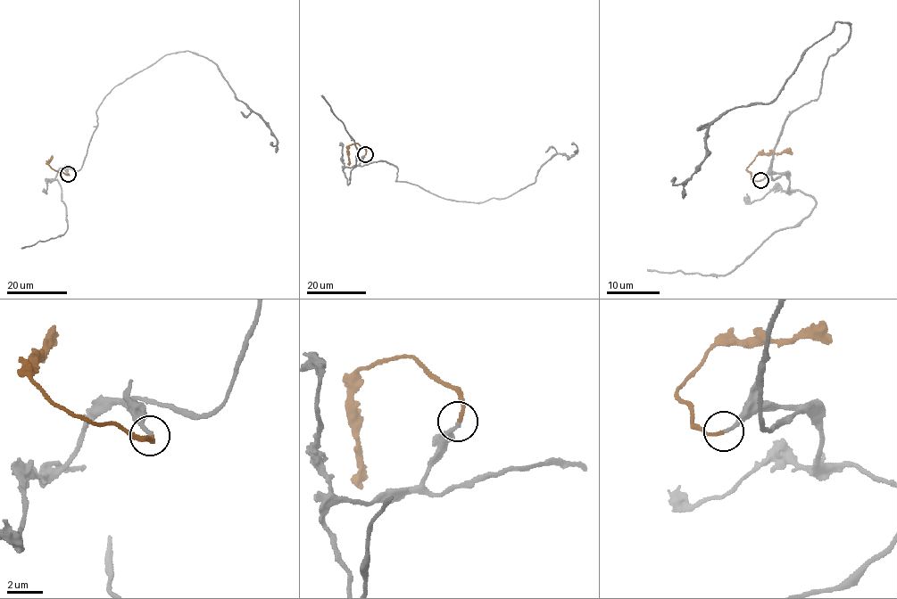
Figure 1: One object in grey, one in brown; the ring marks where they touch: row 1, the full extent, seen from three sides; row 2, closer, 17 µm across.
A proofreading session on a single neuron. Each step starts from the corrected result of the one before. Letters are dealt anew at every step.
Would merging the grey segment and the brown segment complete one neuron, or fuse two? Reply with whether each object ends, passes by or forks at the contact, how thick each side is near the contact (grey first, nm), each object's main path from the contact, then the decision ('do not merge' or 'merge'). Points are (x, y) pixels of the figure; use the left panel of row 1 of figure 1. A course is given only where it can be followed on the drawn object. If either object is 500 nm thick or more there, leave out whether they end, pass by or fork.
grey ends; brown ends; calibres 200 and 180 nm; course grey (69, 175), (81, 168), (103, 98), (179, 52), (214, 61), (269, 143); course brown (69, 175), (49, 166), (47, 163), (53, 155); merge

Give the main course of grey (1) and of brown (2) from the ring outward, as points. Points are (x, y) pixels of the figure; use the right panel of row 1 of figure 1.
1: (759, 181), (784, 173), (784, 120), (851, 24), (771, 102), (726, 111), (676, 178)
2: (759, 181), (754, 181), (746, 168), (754, 159), (759, 154), (782, 154), (791, 148)

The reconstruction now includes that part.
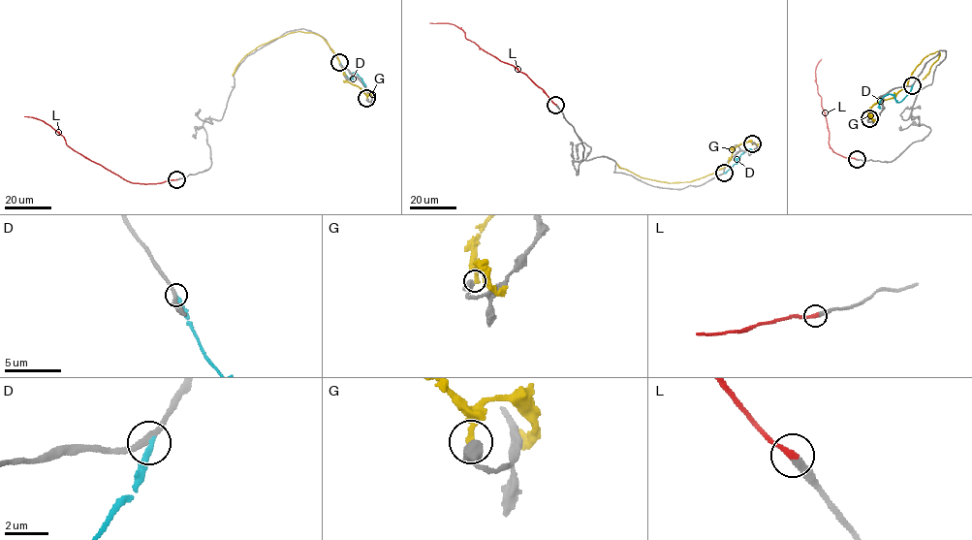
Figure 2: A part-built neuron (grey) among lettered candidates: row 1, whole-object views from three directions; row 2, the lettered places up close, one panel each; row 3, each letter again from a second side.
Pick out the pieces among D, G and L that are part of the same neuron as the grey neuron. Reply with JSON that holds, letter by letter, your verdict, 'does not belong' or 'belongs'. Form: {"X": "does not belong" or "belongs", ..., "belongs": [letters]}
{"D": "does not belong", "G": "does not belong", "L": "belongs", "belongs": ["L"]}

